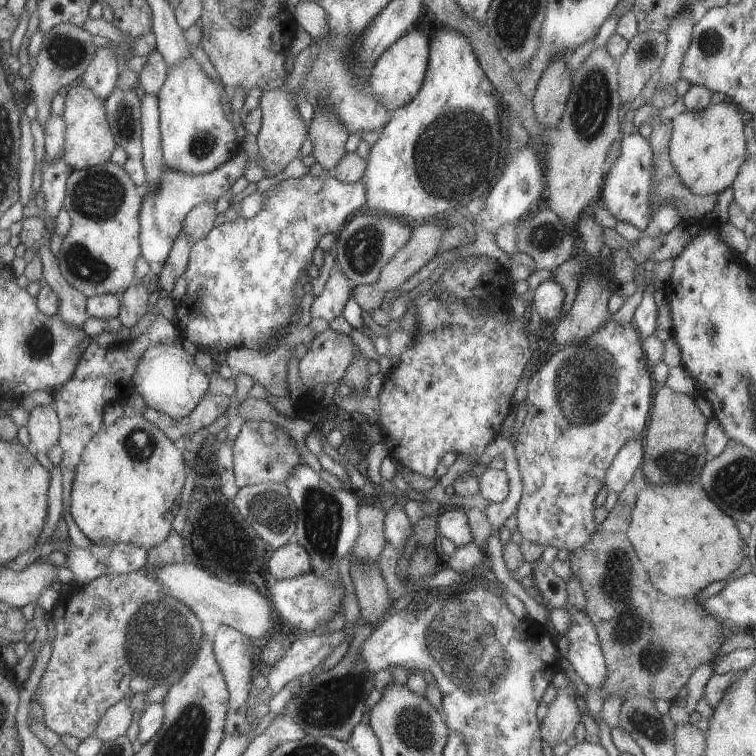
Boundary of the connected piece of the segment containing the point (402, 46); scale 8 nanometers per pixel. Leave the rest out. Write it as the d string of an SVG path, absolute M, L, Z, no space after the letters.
M410 30L401 38L398 38L386 51L376 60L372 68L370 86L374 96L388 108L391 114L394 110L408 104L420 92L422 82L426 78L430 62L430 36L427 36L422 30Z

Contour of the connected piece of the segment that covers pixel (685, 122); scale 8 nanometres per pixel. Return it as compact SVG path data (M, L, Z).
M729 100L696 112L674 114L670 160L683 186L697 196L720 195L728 187L733 187L740 166L746 158L752 156L746 148L744 135L748 123L747 115Z

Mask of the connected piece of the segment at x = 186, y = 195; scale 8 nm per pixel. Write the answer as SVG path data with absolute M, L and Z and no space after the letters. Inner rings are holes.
M242 148L233 160L210 173L192 175L164 167L157 187L148 187L147 184L141 189L142 205L139 211L141 256L148 261L153 278L162 273L172 246L183 230L183 221L188 212L200 204L217 203L220 197L232 189L236 180L244 175L246 166L248 156Z

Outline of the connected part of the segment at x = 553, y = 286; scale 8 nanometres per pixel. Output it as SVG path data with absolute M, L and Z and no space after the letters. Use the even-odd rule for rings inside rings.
M554 279L542 282L533 297L533 304L542 318L542 323L555 322L562 314L562 306L566 299L566 292Z

